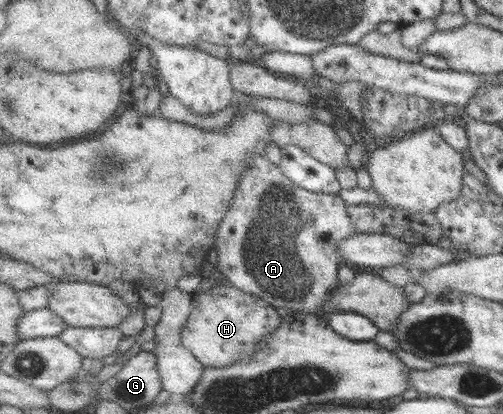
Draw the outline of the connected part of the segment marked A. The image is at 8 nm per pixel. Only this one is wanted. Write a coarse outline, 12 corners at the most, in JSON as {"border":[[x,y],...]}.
{"border":[[252,158],[219,277],[322,314],[358,233],[341,196]]}

